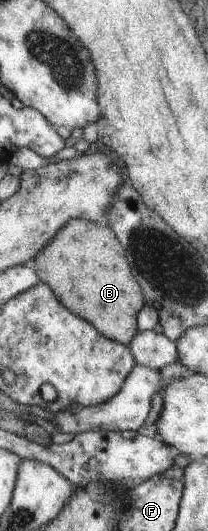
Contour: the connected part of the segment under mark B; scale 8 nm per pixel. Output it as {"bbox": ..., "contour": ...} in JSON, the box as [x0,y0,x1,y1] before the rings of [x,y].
{"bbox":[30,220,145,345],"contour":[[[68,220],[33,256],[30,264],[38,274],[39,282],[51,288],[60,304],[95,325],[102,336],[127,345],[139,332],[136,318],[145,302],[140,286],[130,274],[124,250],[107,224],[98,226],[87,220]]]}

